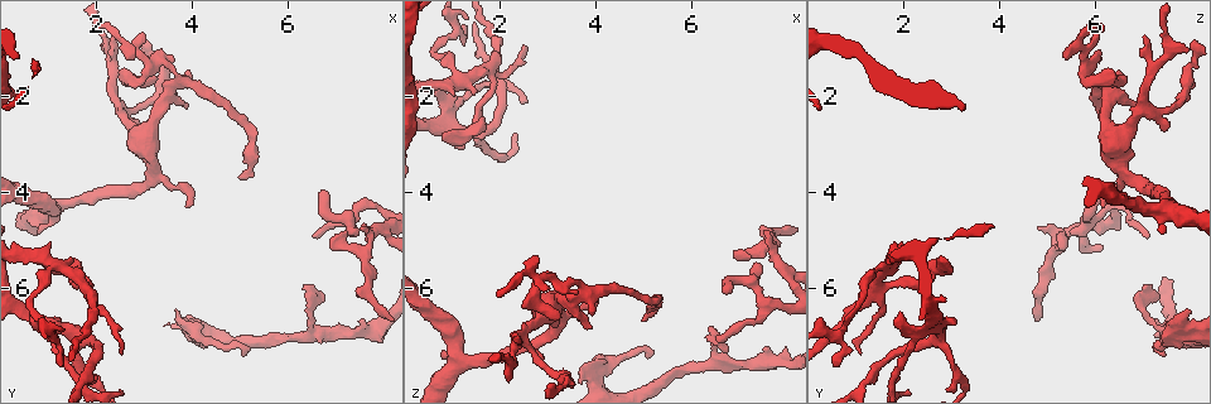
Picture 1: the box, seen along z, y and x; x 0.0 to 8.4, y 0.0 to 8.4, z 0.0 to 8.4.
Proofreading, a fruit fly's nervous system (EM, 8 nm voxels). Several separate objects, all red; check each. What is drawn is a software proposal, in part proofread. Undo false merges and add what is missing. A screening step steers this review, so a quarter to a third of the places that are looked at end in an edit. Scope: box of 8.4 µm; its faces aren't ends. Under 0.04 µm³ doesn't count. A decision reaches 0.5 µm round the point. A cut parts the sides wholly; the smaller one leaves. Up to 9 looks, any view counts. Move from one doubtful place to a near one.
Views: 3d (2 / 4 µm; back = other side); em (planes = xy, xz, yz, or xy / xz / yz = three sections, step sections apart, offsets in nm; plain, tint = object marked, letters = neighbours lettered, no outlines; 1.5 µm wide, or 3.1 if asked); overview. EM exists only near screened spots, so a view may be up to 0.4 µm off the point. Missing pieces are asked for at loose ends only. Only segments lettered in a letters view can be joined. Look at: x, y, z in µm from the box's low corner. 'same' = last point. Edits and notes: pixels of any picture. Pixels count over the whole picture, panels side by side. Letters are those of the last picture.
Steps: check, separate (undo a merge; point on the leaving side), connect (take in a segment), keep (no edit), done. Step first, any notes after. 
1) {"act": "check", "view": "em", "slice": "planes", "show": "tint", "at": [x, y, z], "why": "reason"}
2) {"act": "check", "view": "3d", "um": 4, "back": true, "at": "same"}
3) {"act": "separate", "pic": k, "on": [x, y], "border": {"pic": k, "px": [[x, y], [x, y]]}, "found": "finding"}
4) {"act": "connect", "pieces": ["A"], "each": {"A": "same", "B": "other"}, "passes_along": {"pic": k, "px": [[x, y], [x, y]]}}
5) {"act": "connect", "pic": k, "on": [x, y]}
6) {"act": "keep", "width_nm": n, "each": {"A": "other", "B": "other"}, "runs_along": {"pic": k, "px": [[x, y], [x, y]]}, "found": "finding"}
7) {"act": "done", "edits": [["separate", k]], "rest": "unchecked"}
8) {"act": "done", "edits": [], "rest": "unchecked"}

{"act": "check", "view": "em", "slice": "planes", "show": "letters", "at": [5.10, 7.45, 7.40], "why": "tapers out"}

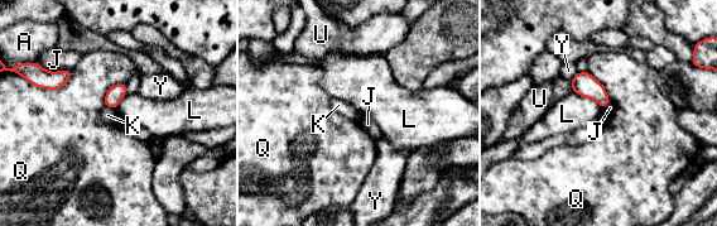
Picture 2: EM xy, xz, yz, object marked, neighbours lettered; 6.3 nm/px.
{"act": "keep", "longest_contact_nm": ["Q", 260], "each": {"A": "other", "J": "other", "K": "other", "L": "other", "Q": "other", "U": "other", "Y": "other"}, "border": {"pic": 2, "px": [[572, 90], [593, 99], [604, 109]]}, "found": "no lettered segment goes on from it"}

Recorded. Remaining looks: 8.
{"act": "check", "view": "em", "slice": "yz", "step": 8, "show": "tint", "at": [3.65, 6.50, 7.80], "why": "branch stops here"}

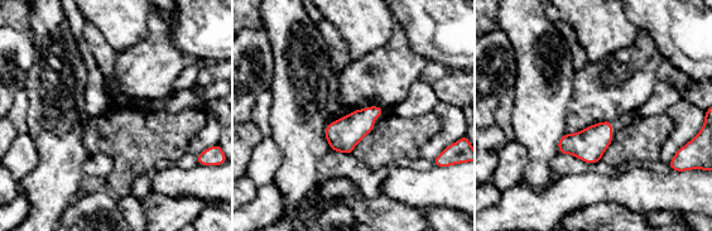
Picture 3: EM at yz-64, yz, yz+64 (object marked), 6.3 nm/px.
{"act": "check", "view": "em", "slice": "xy", "step": 4, "show": "letters", "at": "same"}

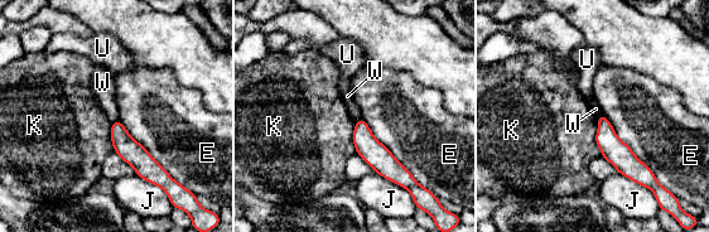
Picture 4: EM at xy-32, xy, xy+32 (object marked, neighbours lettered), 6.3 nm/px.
{"act": "keep", "each": {"E": "other", "J": "other", "K": "other", "U": "other", "W": "other"}, "border": {"pic": 4, "px": [[596, 119], [596, 144], [602, 155]]}, "found": "no lettered segment goes on from it"}

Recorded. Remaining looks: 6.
{"act": "check", "view": "3d", "um": 4, "at": [0.85, 4.85, 7.50]}

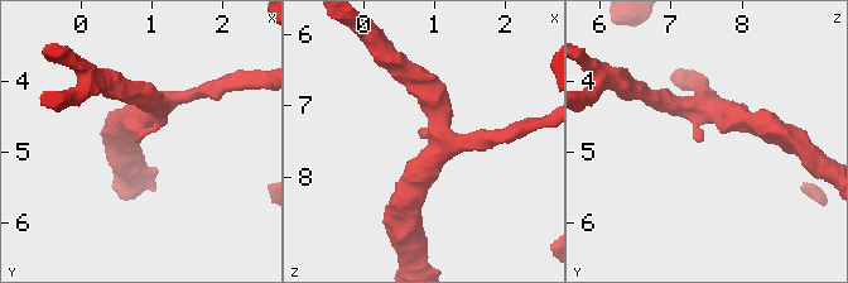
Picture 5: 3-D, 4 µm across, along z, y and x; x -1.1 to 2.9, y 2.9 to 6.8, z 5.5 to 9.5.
{"act": "check", "view": "em", "slice": "planes", "show": "letters", "at": [0.85, 4.85, 7.45], "why": "shape alone is not enough"}

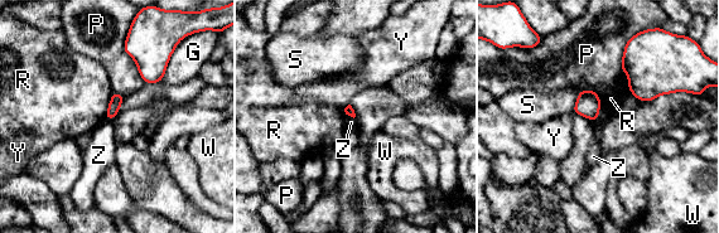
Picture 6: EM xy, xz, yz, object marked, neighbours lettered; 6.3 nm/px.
{"act": "keep", "each": {"G": "other", "P": "other", "R": "other", "S": "other", "W": "other", "Y": "other", "Z": "other"}, "border": {"pic": 6, "px": [[346, 113], [353, 119]]}, "found": "no lettered segment goes on from it"}

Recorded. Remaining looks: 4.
{"act": "check", "view": "3d", "um": 4, "at": [2.85, 2.70, 6.65], "why": "three arms meet"}

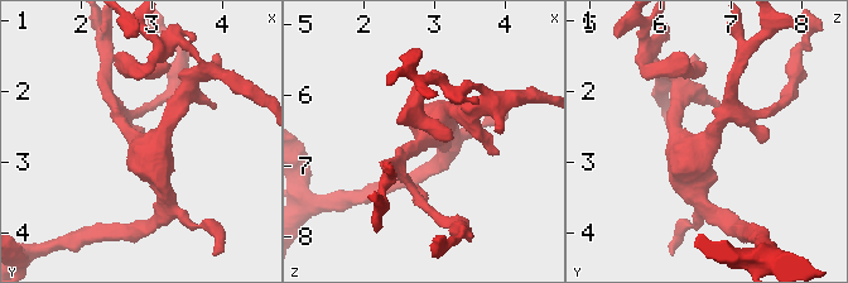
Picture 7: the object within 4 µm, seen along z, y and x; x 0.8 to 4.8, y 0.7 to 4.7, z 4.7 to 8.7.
{"act": "check", "view": "em", "slice": "planes", "show": "letters", "at": [2.80, 2.70, 6.65], "why": "now the EM"}

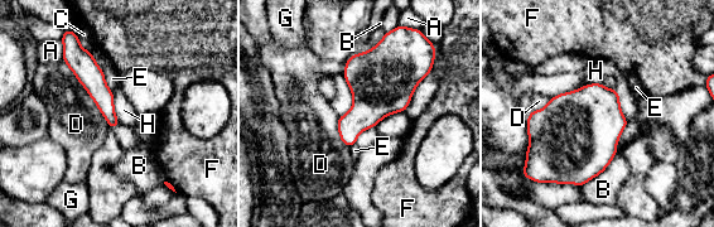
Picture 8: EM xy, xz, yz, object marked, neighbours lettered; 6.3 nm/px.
{"act": "keep", "each": {"A": "other", "B": "other", "C": "other", "D": "other", "E": "other", "F": "other", "G": "other", "H": "other"}, "runs_along": {"pic": 8, "px": [[77, 47], [112, 124]]}, "found": "continuous, no second neuron"}

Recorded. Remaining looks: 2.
{"act": "done", "edits": [], "rest": "unchecked"}

